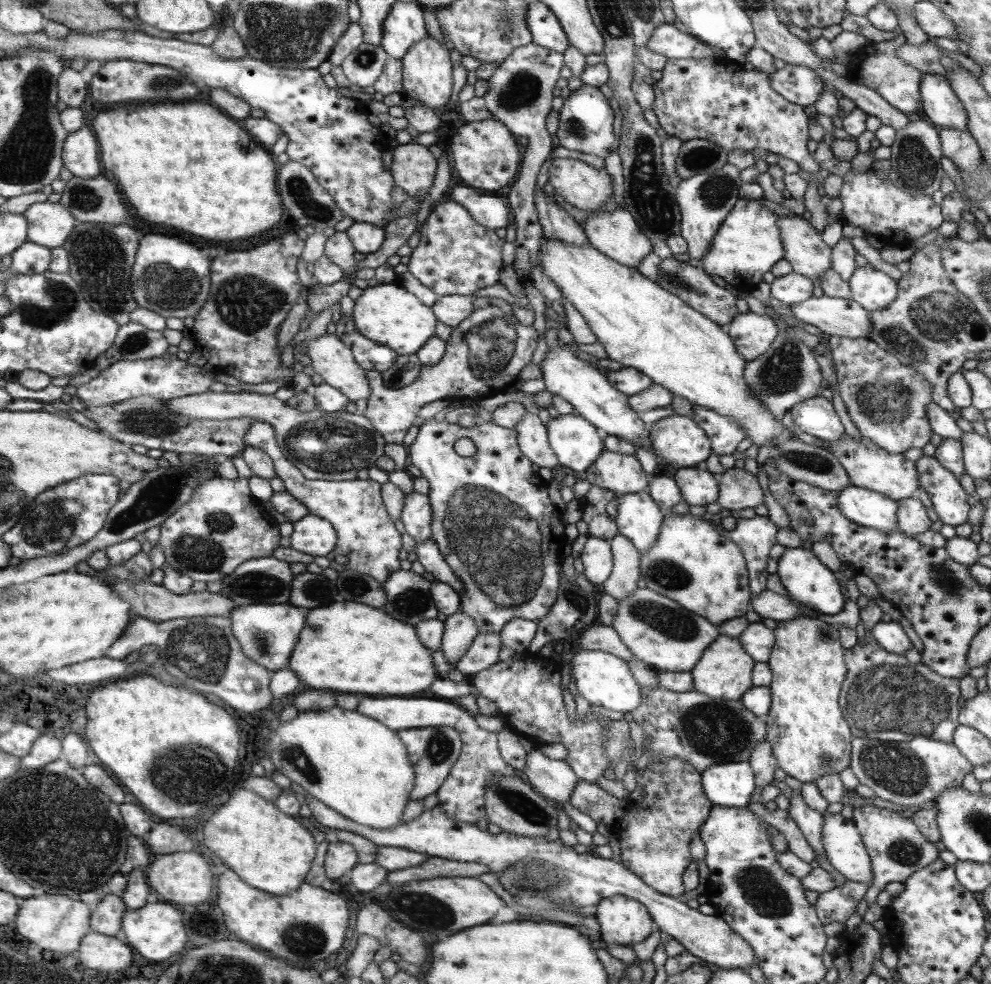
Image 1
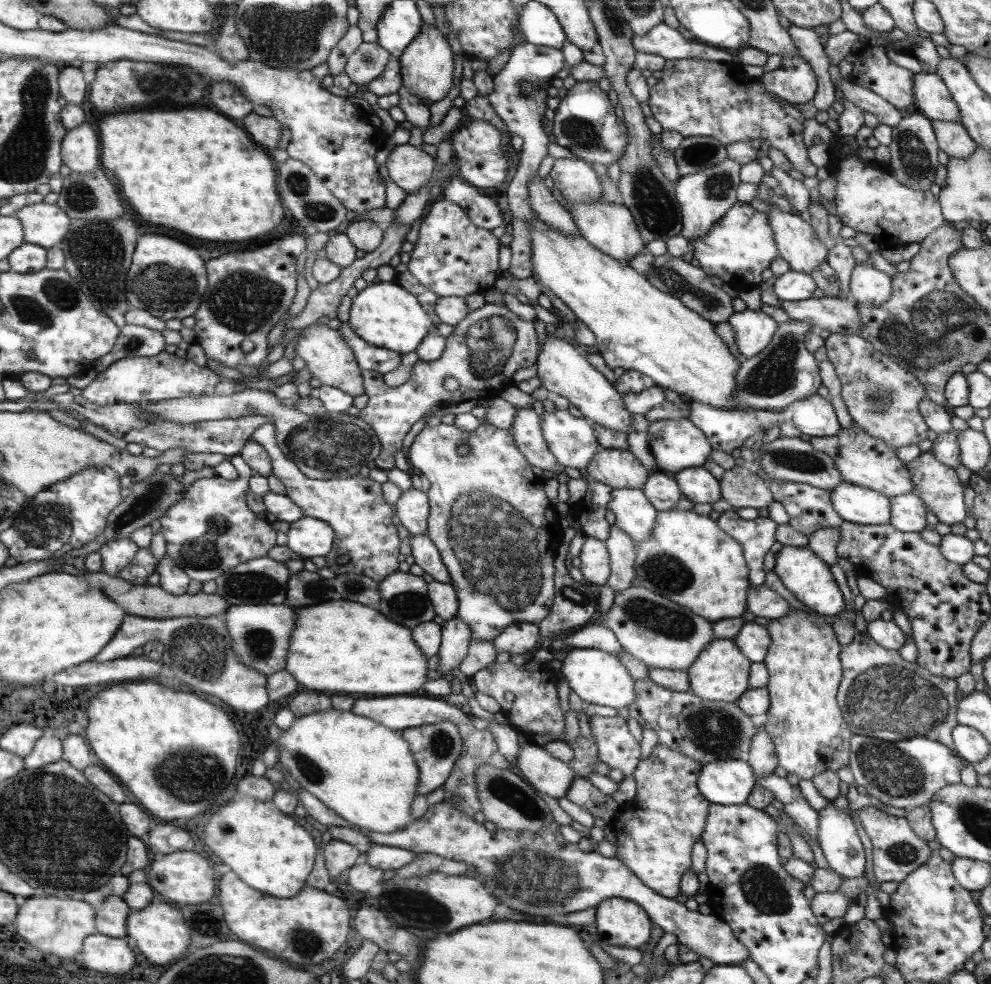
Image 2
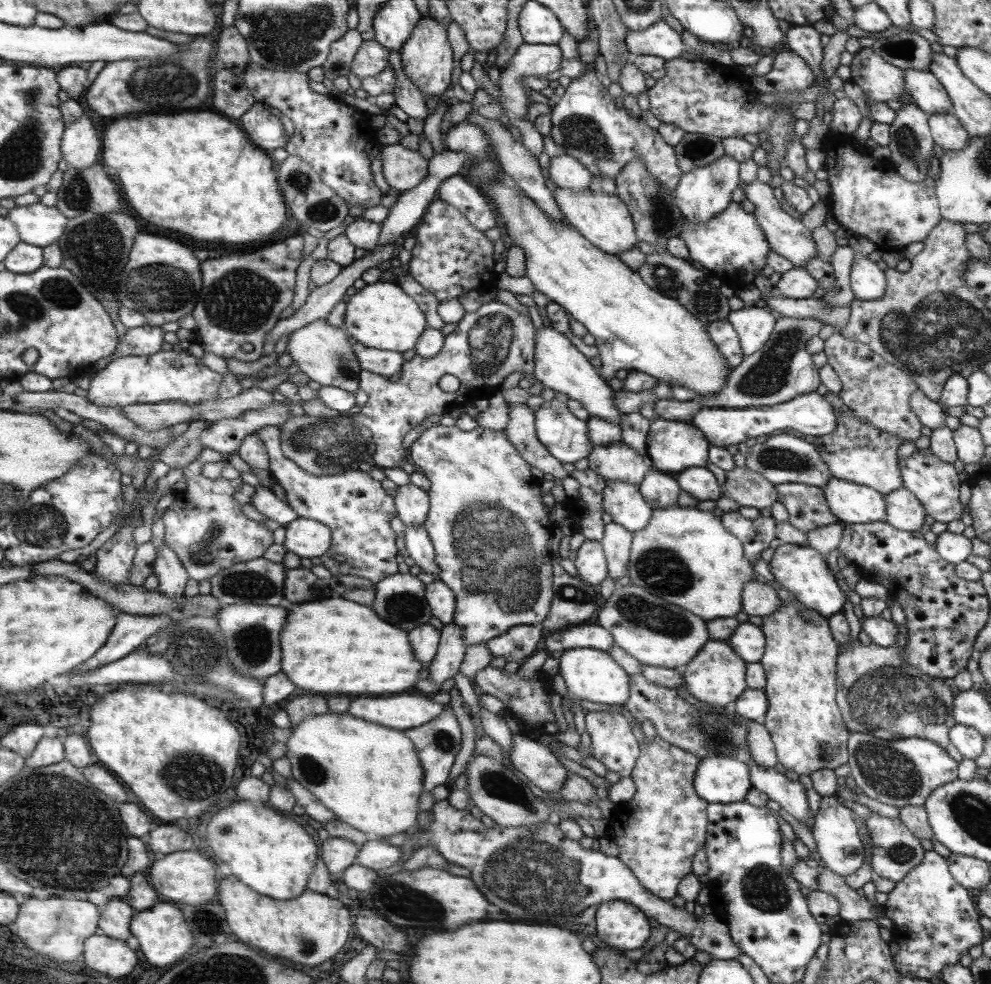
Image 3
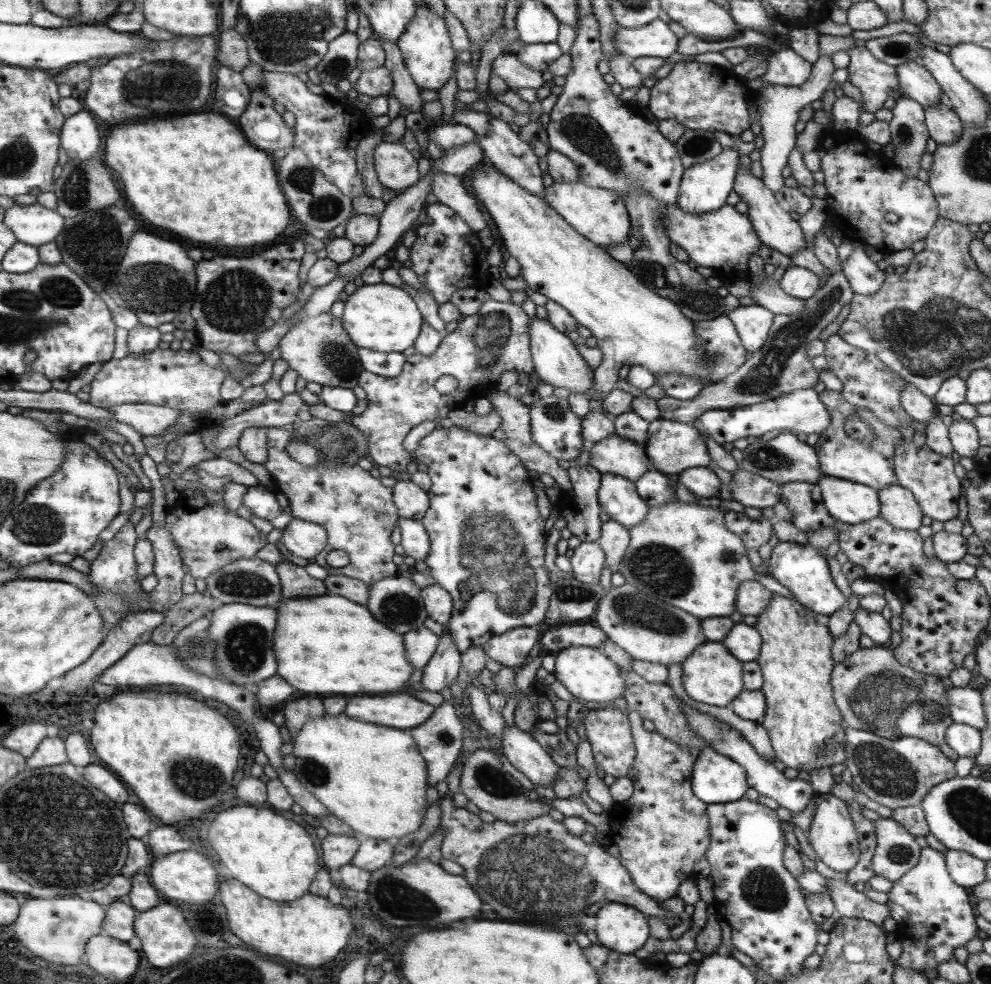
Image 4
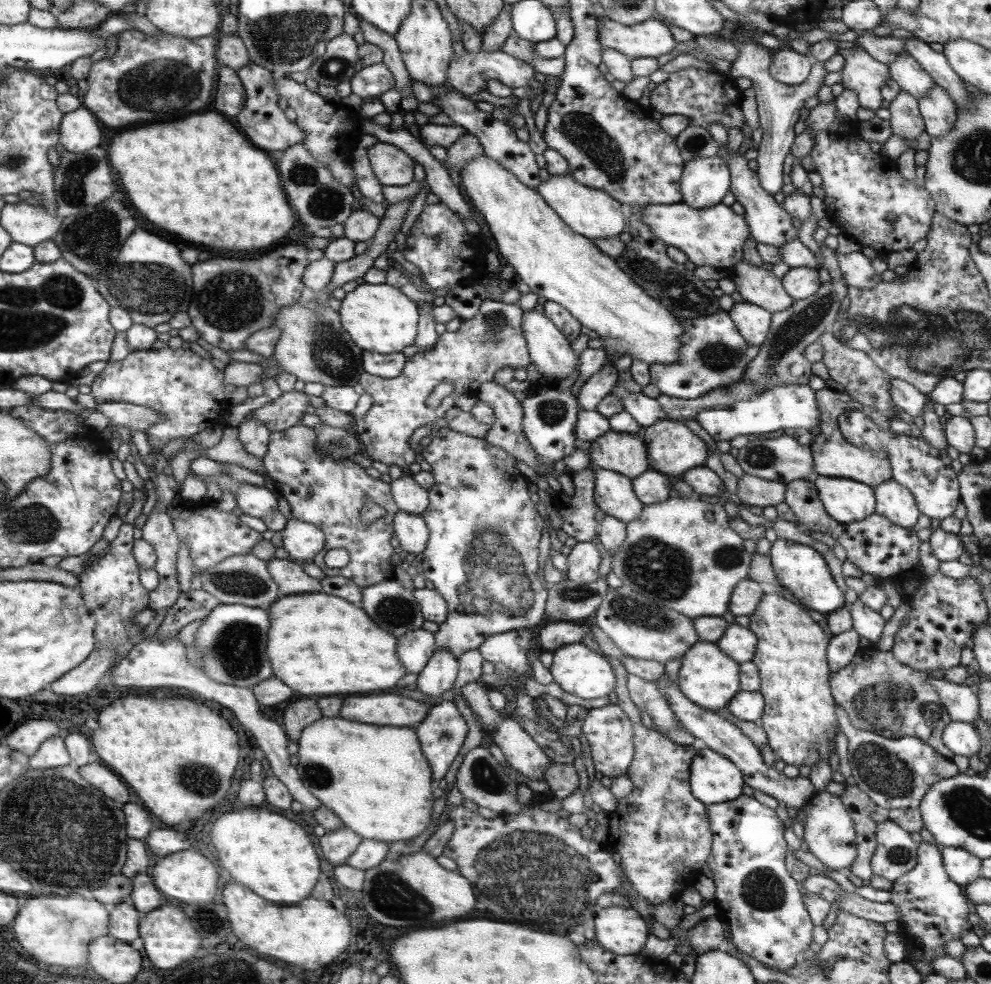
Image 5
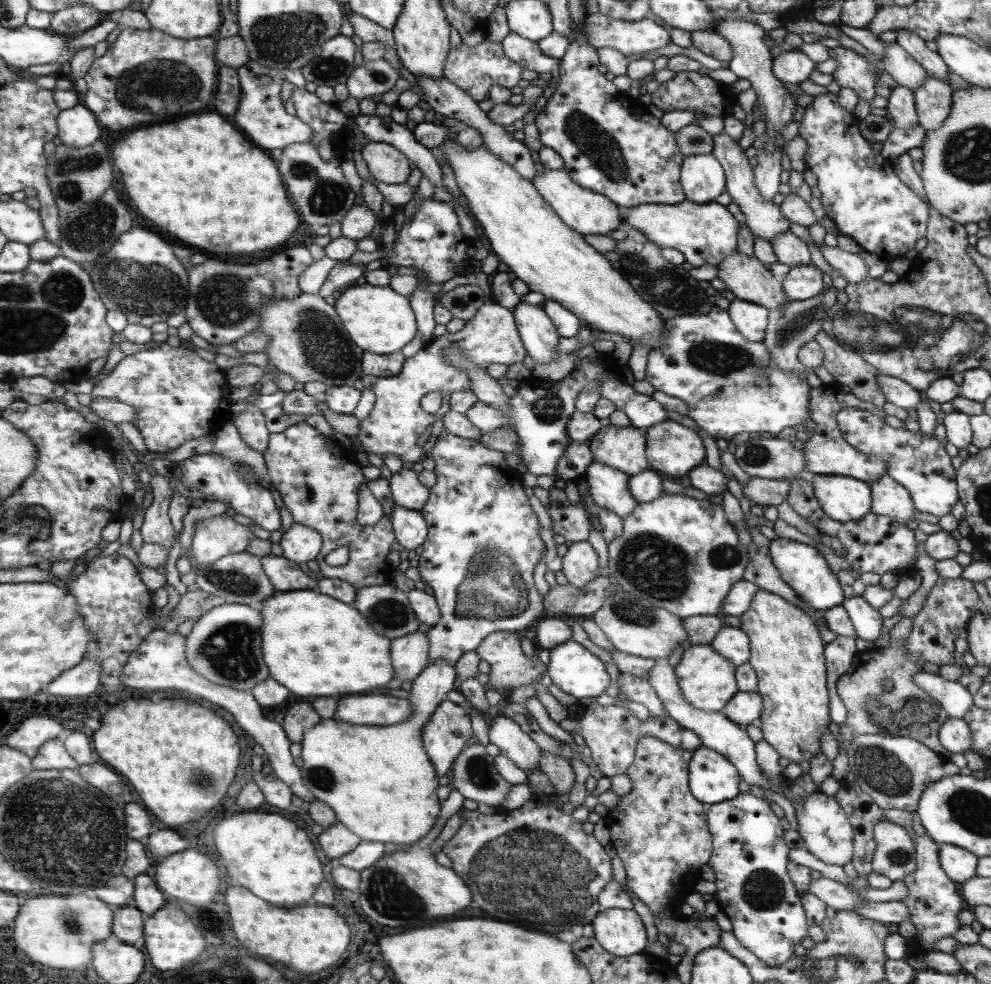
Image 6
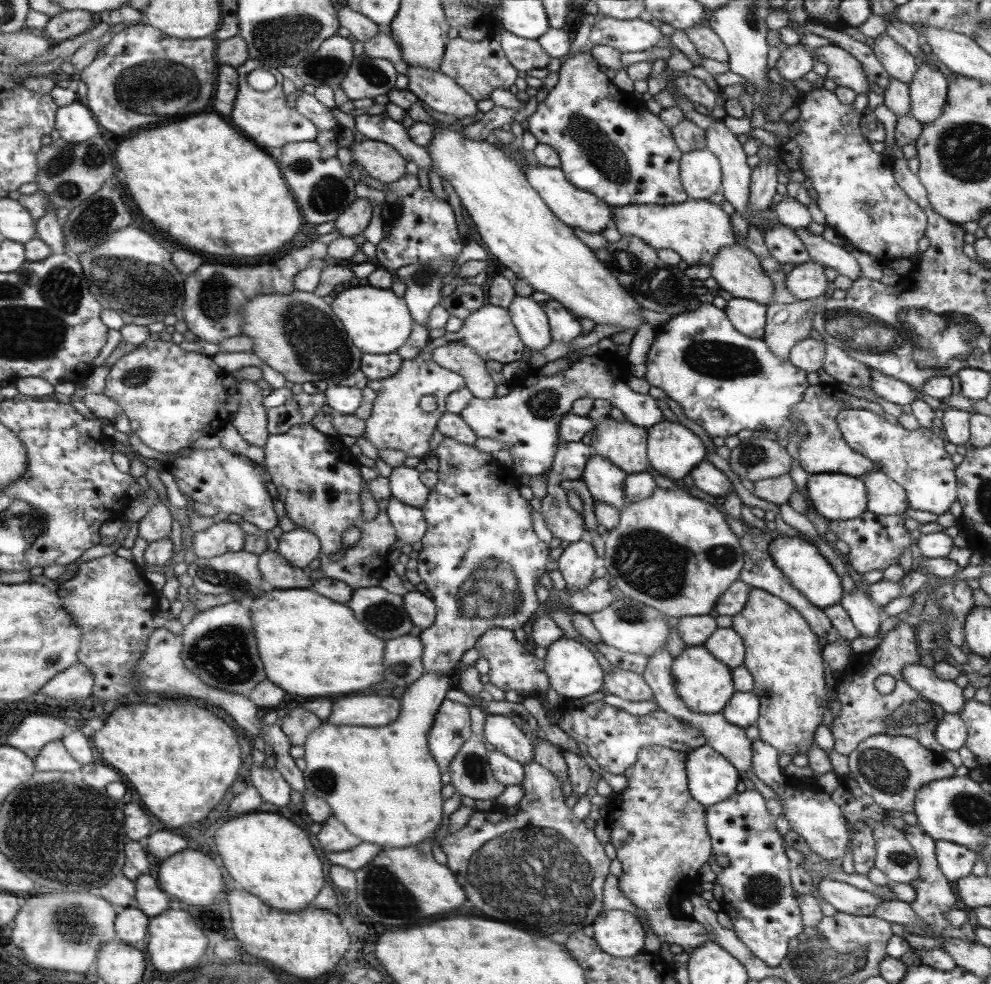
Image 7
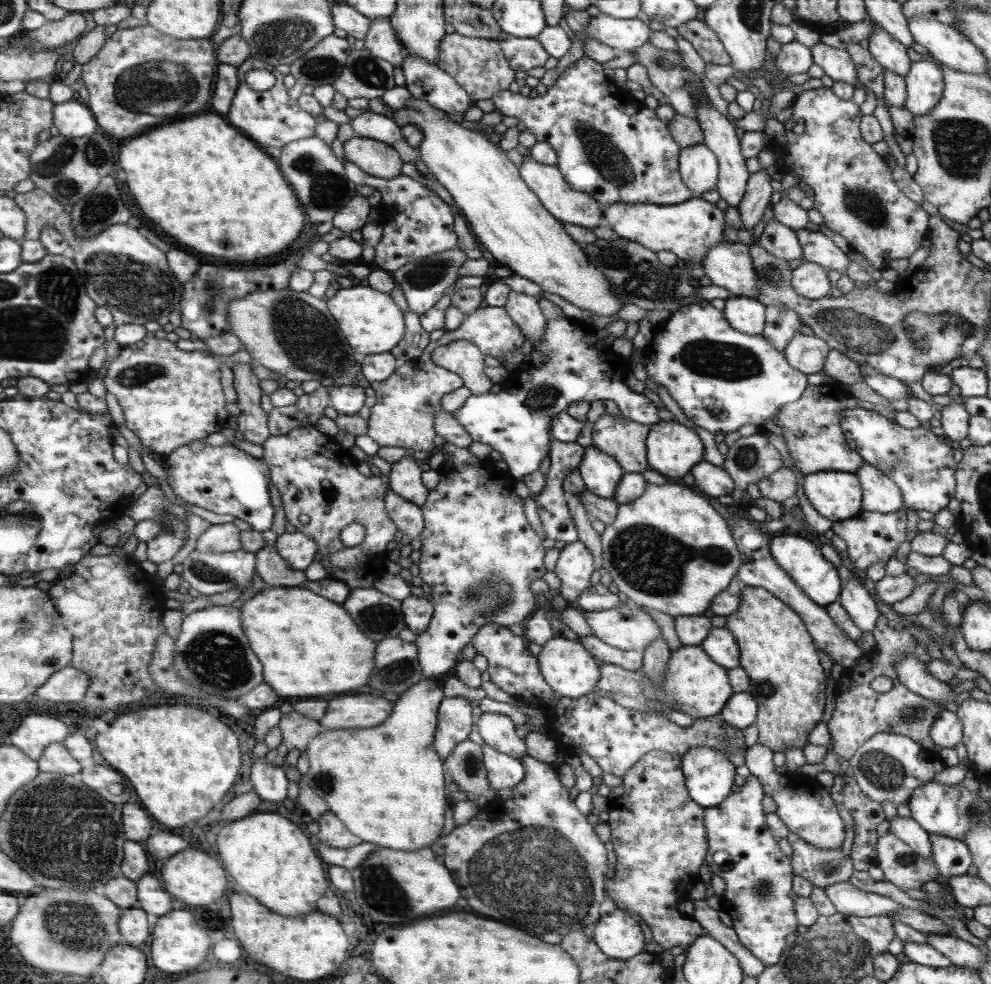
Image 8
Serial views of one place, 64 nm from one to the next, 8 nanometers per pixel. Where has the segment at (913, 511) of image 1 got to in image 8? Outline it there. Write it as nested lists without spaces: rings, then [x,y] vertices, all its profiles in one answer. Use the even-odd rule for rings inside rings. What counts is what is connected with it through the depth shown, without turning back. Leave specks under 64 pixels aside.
[[[863,462],[863,466],[854,476],[859,478],[861,484],[861,510],[881,514],[900,510],[903,499],[898,485],[878,468]]]

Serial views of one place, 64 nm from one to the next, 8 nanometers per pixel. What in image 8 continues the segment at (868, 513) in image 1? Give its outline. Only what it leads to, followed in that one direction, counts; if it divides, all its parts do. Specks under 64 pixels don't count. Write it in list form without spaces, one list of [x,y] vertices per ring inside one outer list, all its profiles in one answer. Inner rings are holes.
[[[815,472],[804,475],[801,486],[813,510],[832,523],[855,517],[861,511],[861,484],[854,474]]]

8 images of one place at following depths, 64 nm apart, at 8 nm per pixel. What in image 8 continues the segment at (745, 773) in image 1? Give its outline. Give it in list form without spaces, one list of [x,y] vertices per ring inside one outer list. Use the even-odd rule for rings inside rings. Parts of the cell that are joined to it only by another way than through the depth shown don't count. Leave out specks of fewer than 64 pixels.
[[[701,746],[689,748],[681,755],[688,796],[703,809],[717,807],[731,792],[735,774],[733,765],[715,749]]]

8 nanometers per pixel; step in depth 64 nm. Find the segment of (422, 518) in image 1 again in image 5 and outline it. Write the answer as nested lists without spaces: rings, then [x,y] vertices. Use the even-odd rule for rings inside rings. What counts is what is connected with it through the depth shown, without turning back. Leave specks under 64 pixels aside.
[[[411,474],[390,482],[396,507],[407,514],[420,515],[428,506],[428,492],[413,480]]]

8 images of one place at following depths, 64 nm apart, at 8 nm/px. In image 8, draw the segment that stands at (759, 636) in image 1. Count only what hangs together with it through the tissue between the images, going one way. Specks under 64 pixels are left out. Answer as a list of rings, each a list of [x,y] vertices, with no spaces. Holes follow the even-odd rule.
[[[711,627],[700,647],[721,668],[728,670],[739,666],[739,645],[736,644],[735,636],[725,627]]]

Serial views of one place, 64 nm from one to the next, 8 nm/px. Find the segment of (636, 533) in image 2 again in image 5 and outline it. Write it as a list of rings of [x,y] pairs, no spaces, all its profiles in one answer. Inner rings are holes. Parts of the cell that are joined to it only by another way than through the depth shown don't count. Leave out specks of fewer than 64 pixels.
[[[592,466],[592,470],[596,508],[624,523],[639,518],[644,505],[632,491],[632,480],[609,469]]]

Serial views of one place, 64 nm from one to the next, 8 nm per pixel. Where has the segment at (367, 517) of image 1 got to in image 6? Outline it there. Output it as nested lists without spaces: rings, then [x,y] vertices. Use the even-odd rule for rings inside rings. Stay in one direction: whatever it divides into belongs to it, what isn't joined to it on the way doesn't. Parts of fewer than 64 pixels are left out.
[[[305,421],[298,422],[297,424],[289,425],[283,432],[278,433],[269,433],[268,436],[268,443],[265,447],[265,450],[262,452],[264,463],[266,466],[266,470],[268,472],[269,481],[271,488],[277,490],[280,494],[280,498],[282,501],[282,504],[285,505],[285,508],[287,509],[287,512],[291,514],[293,522],[295,524],[303,524],[308,525],[309,528],[316,529],[318,533],[322,536],[322,546],[320,548],[319,554],[316,556],[317,566],[320,570],[320,576],[325,576],[325,578],[338,578],[339,580],[343,580],[345,582],[348,582],[353,588],[360,589],[366,586],[377,586],[377,584],[383,584],[387,582],[390,578],[391,574],[391,567],[387,566],[385,564],[385,556],[387,556],[387,552],[389,552],[389,546],[391,546],[391,542],[393,542],[393,529],[392,524],[390,523],[390,512],[392,509],[392,506],[394,504],[394,500],[392,497],[392,494],[390,493],[391,489],[388,486],[388,480],[383,480],[383,478],[378,478],[377,480],[371,480],[367,482],[366,487],[369,488],[372,495],[377,498],[378,502],[381,504],[382,508],[382,516],[379,518],[379,520],[373,524],[368,526],[361,526],[361,524],[355,522],[355,512],[357,512],[357,486],[363,482],[363,476],[361,476],[361,470],[359,470],[359,466],[357,466],[357,462],[353,460],[353,458],[345,457],[345,456],[337,456],[337,450],[335,450],[335,454],[333,452],[329,452],[327,448],[325,448],[326,438],[324,435],[322,435],[320,432],[317,432],[314,428],[311,428]],[[339,546],[347,546],[348,548],[348,560],[345,564],[341,566],[330,566],[325,564],[325,561],[323,558],[325,558],[326,554],[329,554],[331,550],[335,550],[335,548],[339,548]]]

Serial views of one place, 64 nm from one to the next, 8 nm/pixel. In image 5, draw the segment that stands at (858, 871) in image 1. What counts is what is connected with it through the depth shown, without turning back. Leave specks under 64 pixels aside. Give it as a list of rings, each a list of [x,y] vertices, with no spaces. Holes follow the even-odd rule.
[[[827,791],[816,792],[799,812],[805,812],[803,818],[803,844],[808,851],[830,869],[836,871],[851,867],[856,858],[856,831],[848,810],[844,808],[840,797],[831,795]]]

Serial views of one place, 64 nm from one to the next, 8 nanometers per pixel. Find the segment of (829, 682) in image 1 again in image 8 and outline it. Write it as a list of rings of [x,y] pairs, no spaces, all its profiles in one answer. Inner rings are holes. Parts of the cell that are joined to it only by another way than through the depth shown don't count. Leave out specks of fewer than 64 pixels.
[[[743,586],[737,608],[724,617],[724,627],[735,636],[736,644],[739,645],[739,666],[749,678],[749,689],[746,692],[753,696],[757,704],[757,716],[753,723],[758,730],[757,743],[769,748],[773,753],[806,747],[807,736],[815,724],[819,723],[823,704],[828,697],[827,682],[823,668],[819,666],[817,648],[801,616],[768,590]]]

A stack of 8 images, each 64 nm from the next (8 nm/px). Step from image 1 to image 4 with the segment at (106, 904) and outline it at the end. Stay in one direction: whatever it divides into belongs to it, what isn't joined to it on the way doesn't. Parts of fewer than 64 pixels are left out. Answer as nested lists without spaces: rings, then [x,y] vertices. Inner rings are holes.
[[[117,901],[107,907],[104,934],[117,937],[126,943],[135,938],[134,916],[137,911],[127,902]]]

